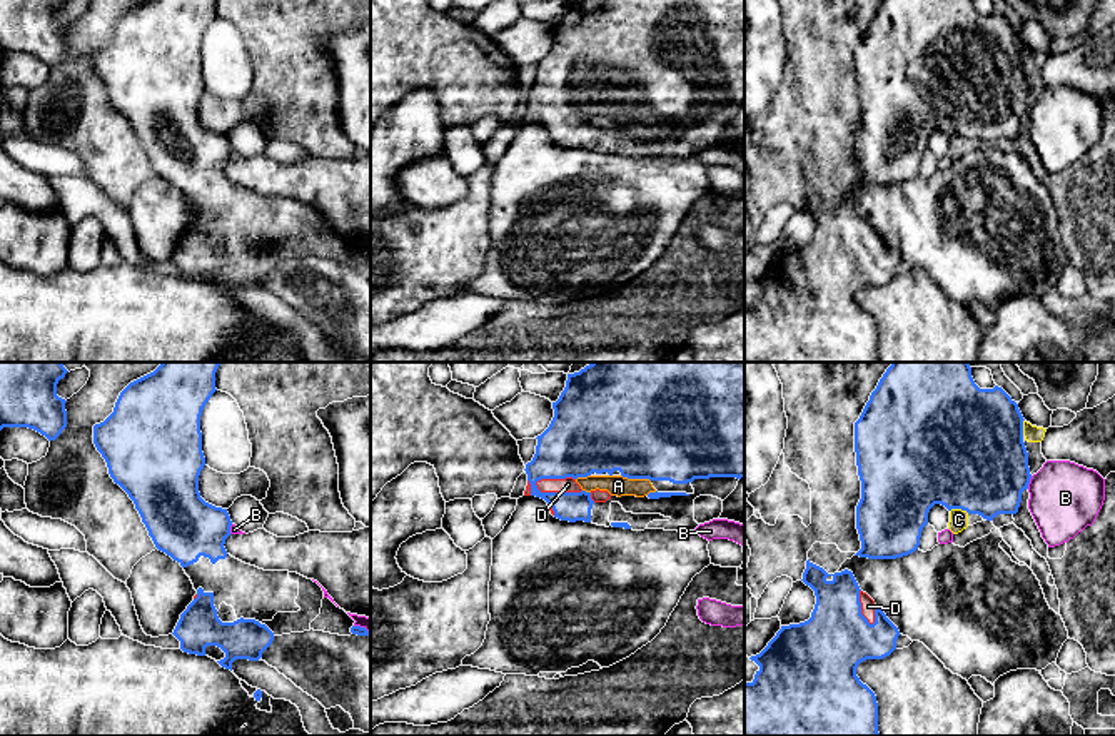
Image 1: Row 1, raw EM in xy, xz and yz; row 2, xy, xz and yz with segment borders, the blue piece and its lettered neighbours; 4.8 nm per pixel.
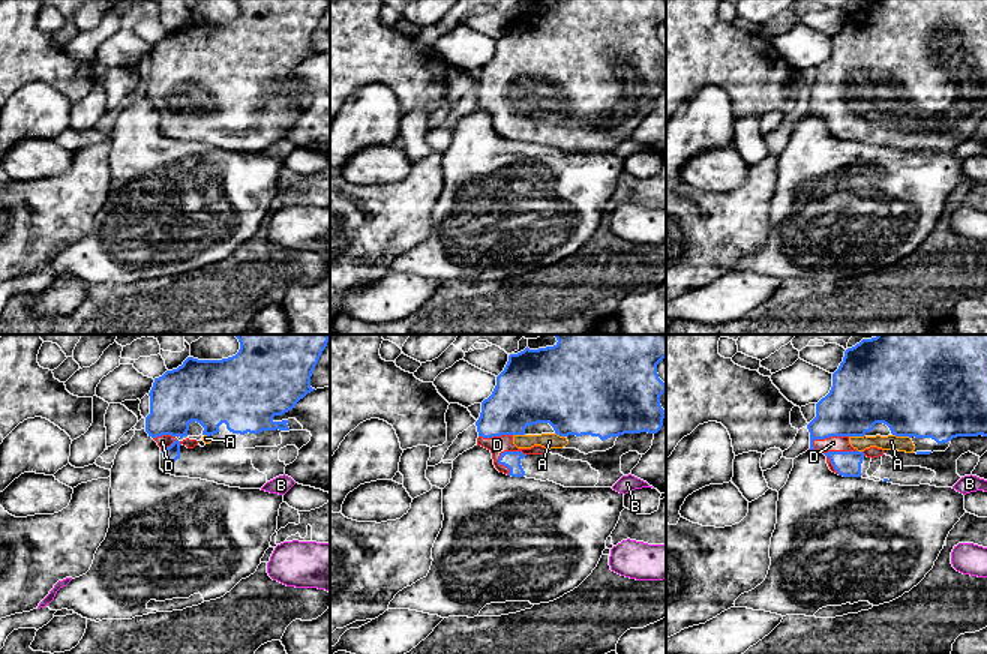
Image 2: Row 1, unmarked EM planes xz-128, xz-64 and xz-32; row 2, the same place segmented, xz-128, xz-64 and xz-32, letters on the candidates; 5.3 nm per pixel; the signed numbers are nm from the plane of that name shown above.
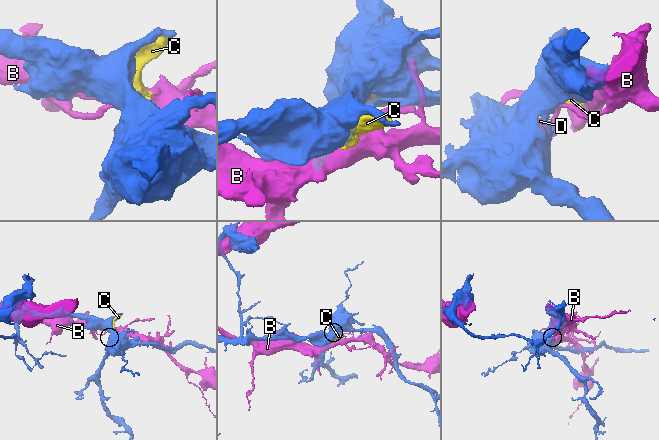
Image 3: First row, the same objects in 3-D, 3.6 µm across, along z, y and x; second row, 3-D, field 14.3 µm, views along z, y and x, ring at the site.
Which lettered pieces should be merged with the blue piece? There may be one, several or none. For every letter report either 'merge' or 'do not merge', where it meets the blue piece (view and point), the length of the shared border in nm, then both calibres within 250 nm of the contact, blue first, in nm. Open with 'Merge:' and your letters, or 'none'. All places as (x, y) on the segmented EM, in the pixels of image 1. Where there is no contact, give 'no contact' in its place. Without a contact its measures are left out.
Merge: A, D
A: merge | xz (636, 478) | 150 nm | 500/100 nm
B: do not merge | yz (1029, 483) | 70 nm | 460/340 nm
C: do not merge | yz (960, 508) | 100 nm | 500/100 nm
D: merge | xz (558, 493) | 240 nm | 320/70 nm

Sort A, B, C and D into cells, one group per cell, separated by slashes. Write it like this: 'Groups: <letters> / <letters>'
Groups: A D / B / C

